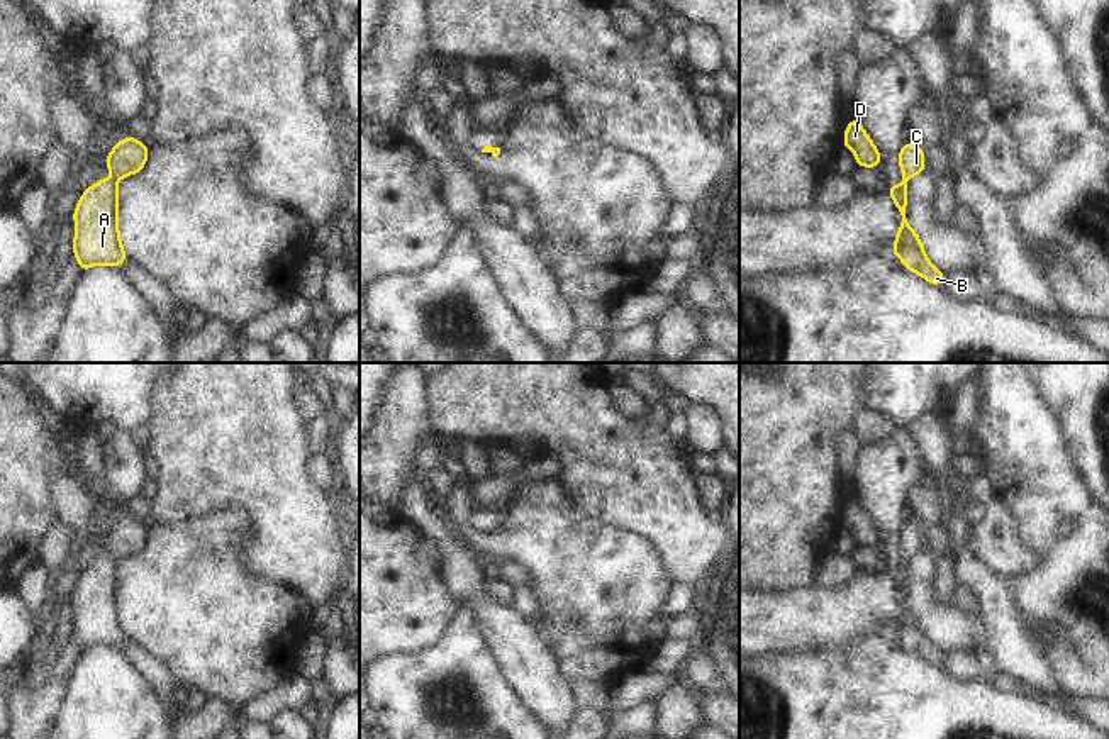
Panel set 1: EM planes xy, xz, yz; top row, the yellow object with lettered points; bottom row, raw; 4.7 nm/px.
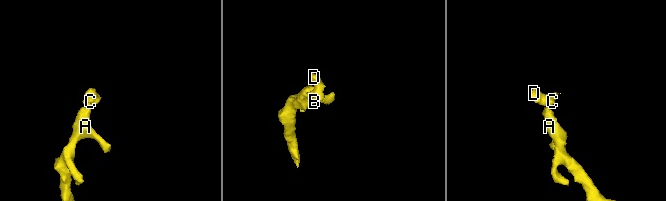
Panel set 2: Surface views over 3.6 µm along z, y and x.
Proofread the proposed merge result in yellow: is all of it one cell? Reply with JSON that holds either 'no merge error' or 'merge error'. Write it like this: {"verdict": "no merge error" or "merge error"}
{"verdict": "merge error"}

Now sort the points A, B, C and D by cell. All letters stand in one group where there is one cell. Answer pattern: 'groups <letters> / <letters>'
groups A B / C D

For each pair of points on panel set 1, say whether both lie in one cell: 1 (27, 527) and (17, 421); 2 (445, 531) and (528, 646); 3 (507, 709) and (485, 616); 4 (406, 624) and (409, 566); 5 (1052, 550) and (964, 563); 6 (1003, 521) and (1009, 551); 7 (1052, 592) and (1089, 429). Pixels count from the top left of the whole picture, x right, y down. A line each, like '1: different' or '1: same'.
1: same
2: same
3: different
4: same
5: different
6: same
7: different

